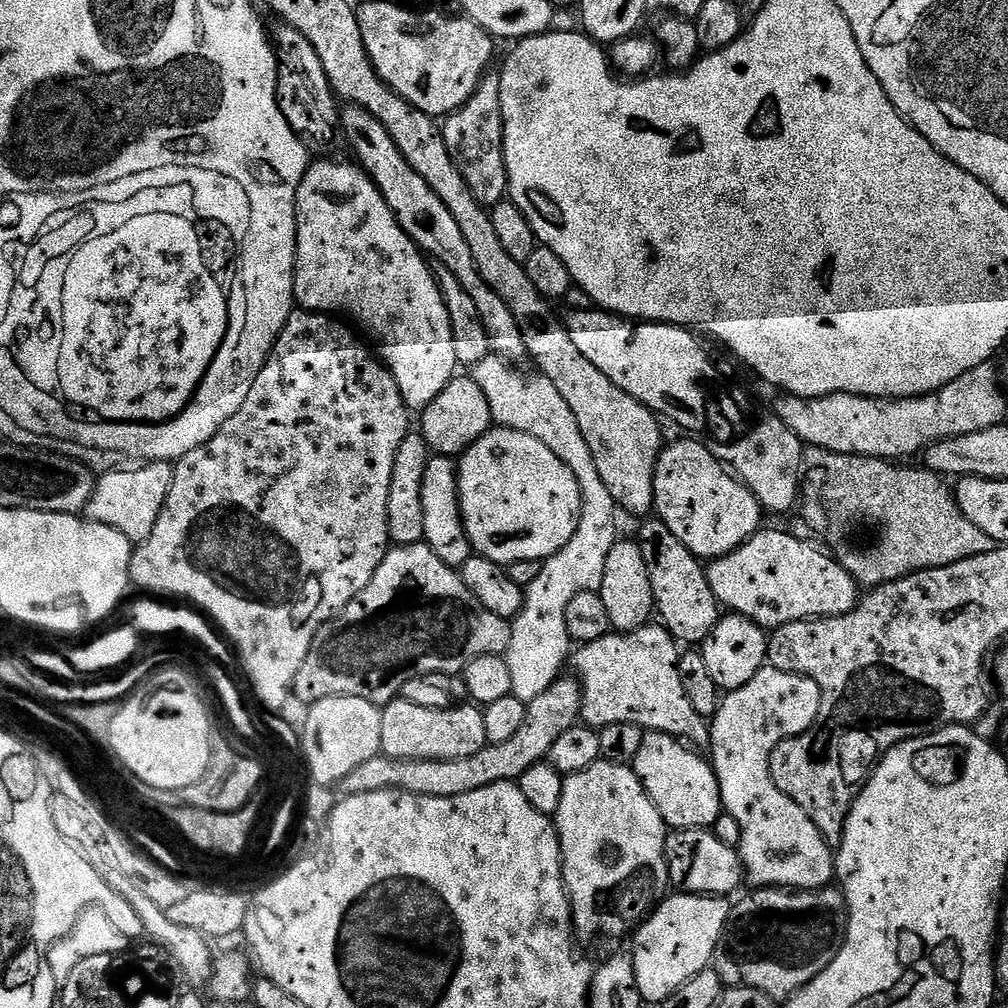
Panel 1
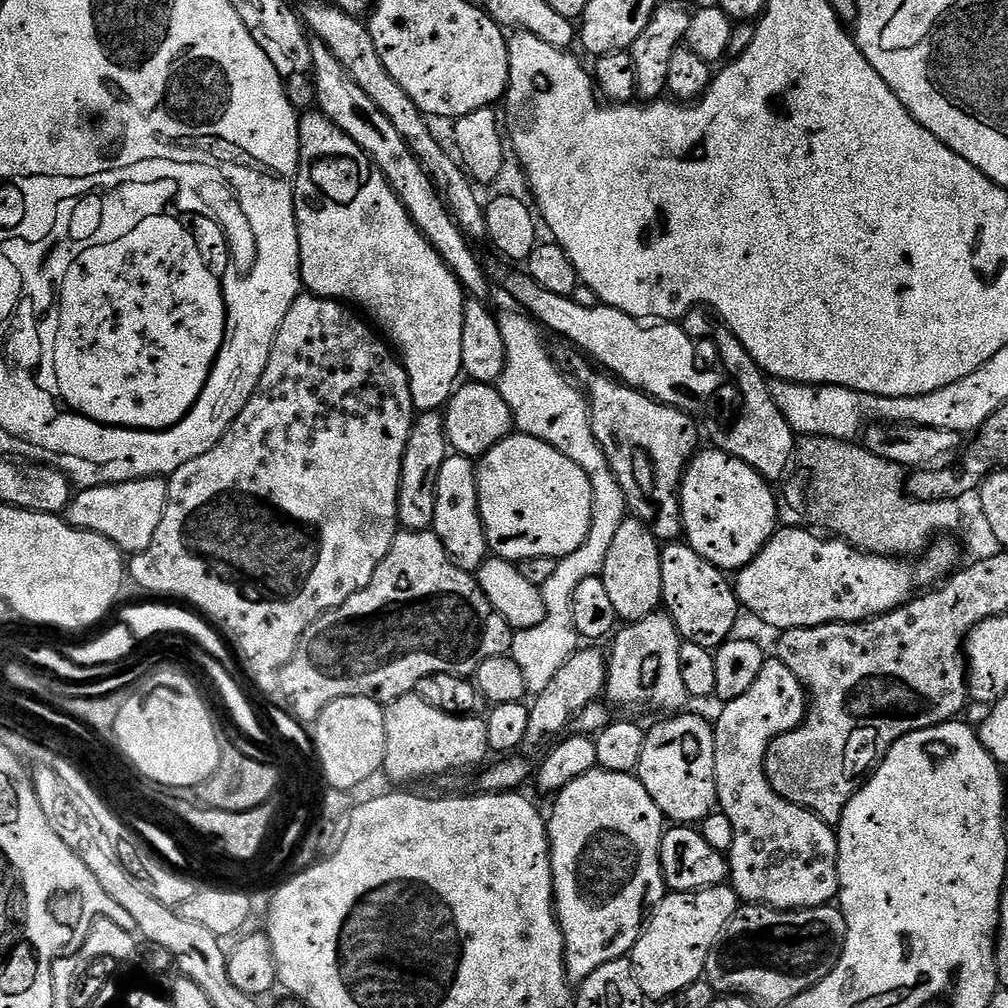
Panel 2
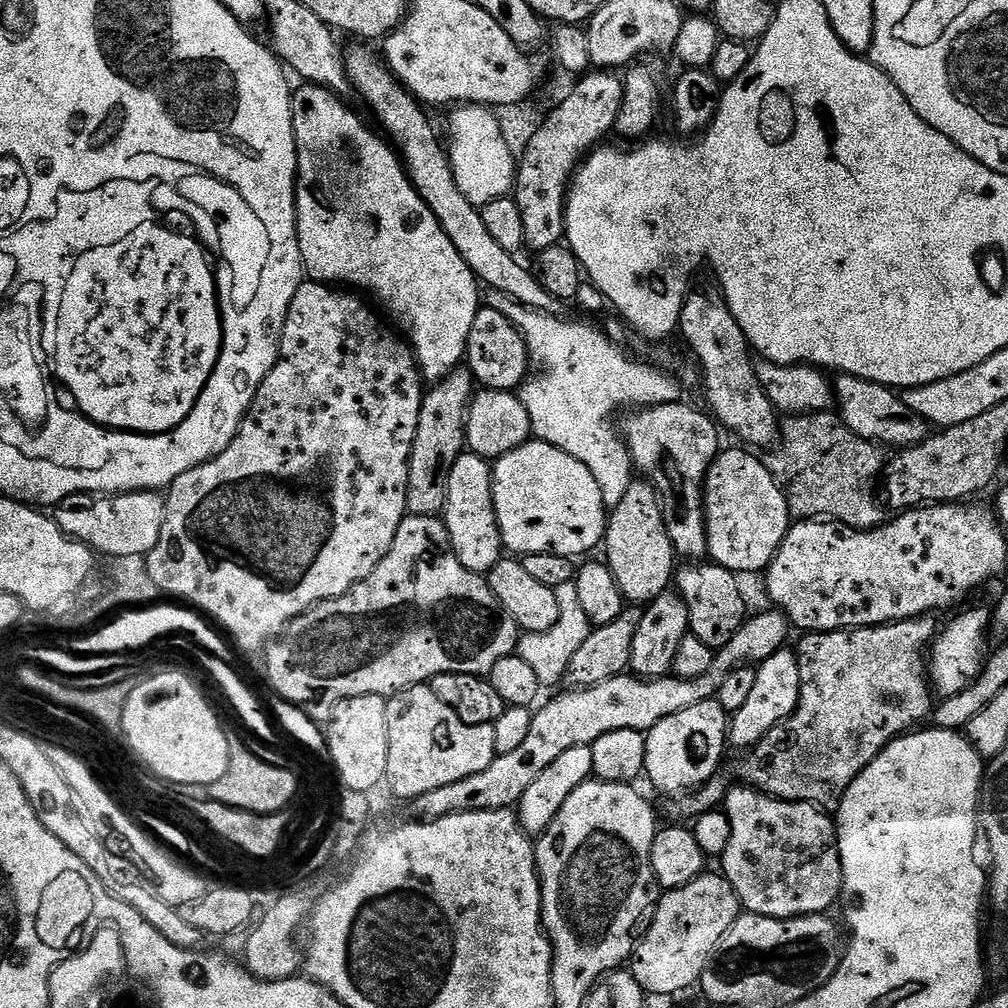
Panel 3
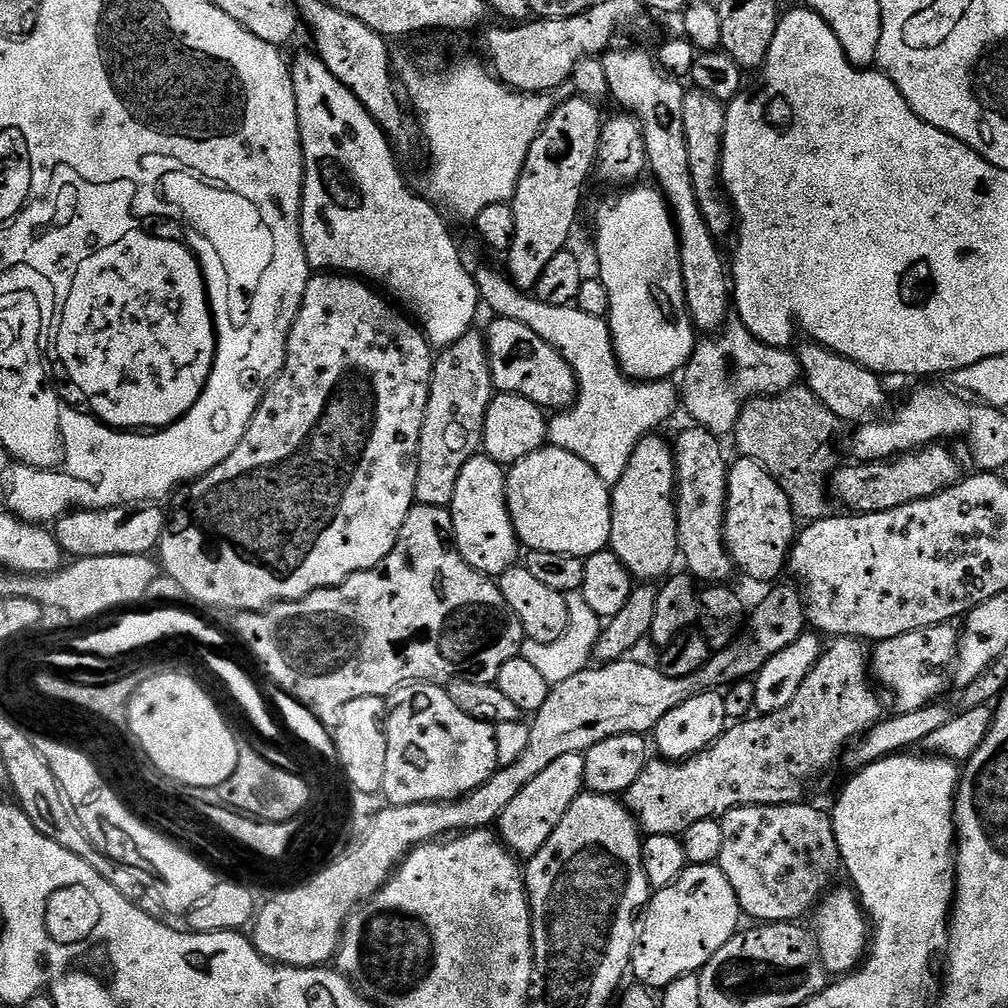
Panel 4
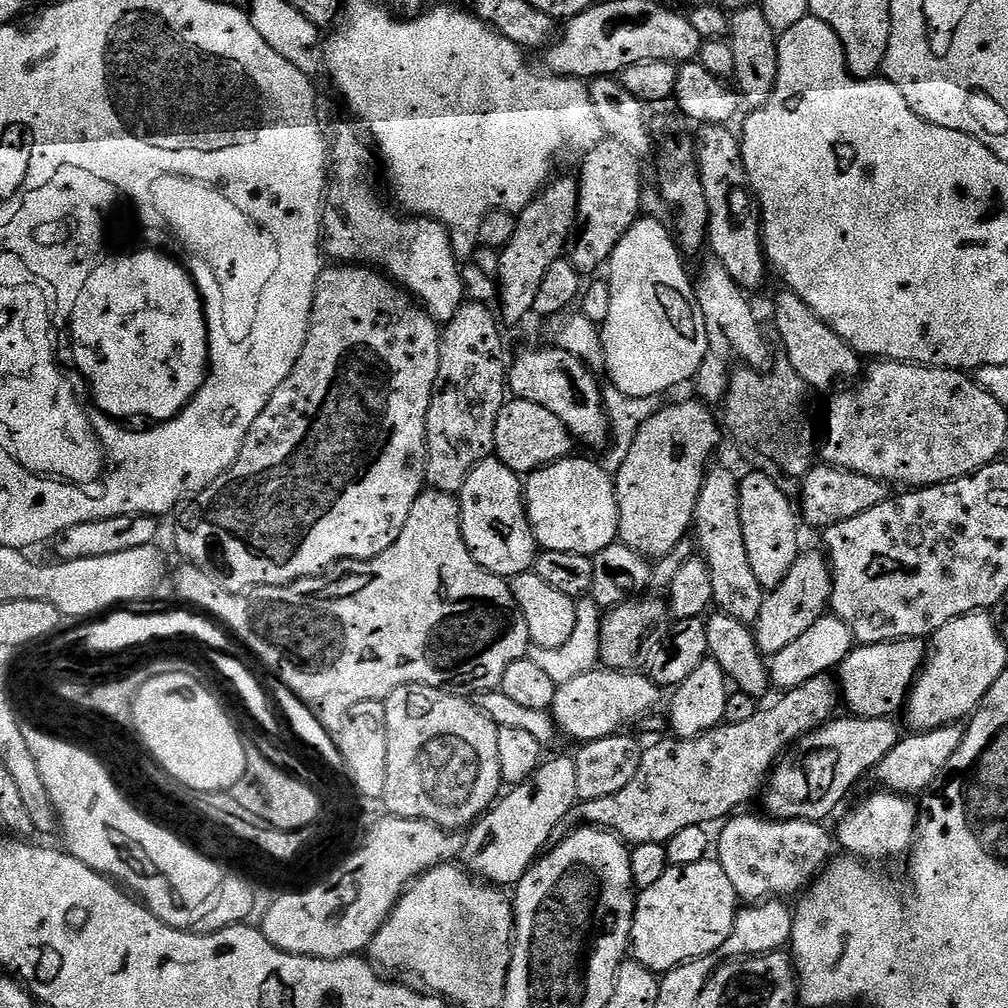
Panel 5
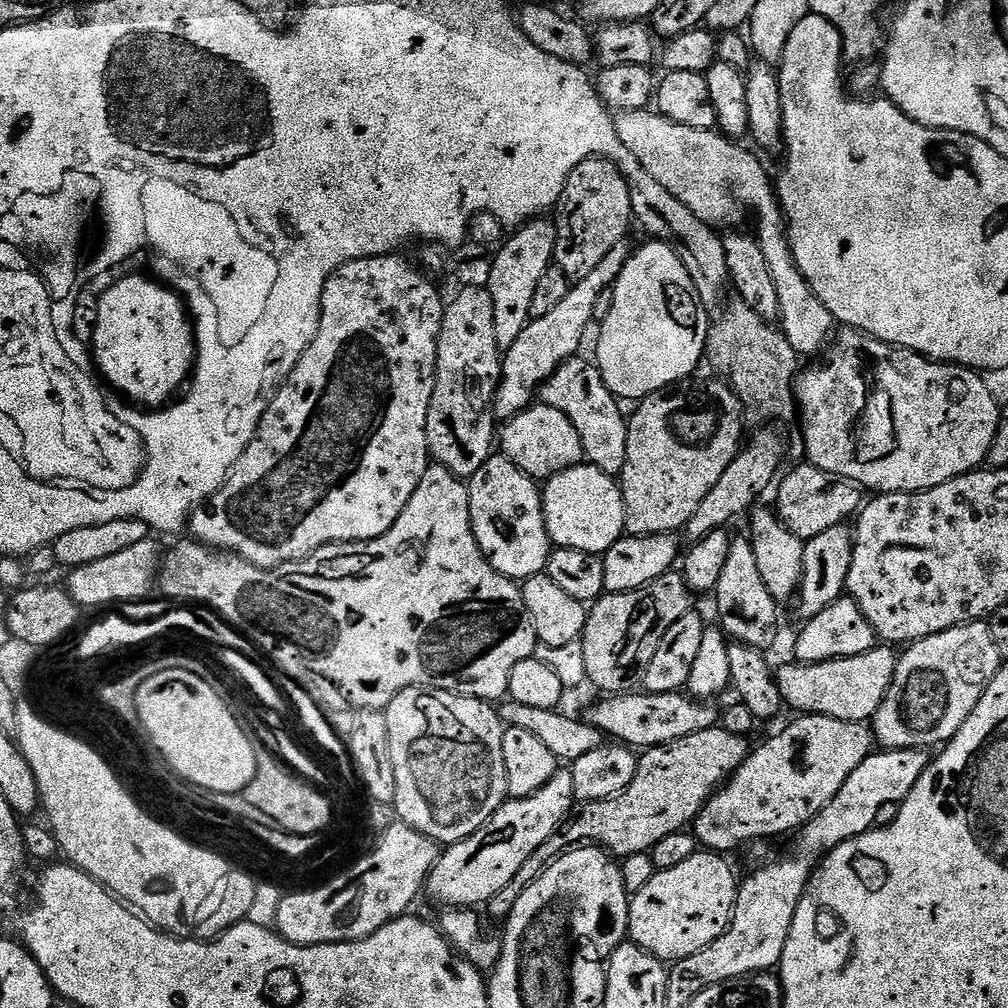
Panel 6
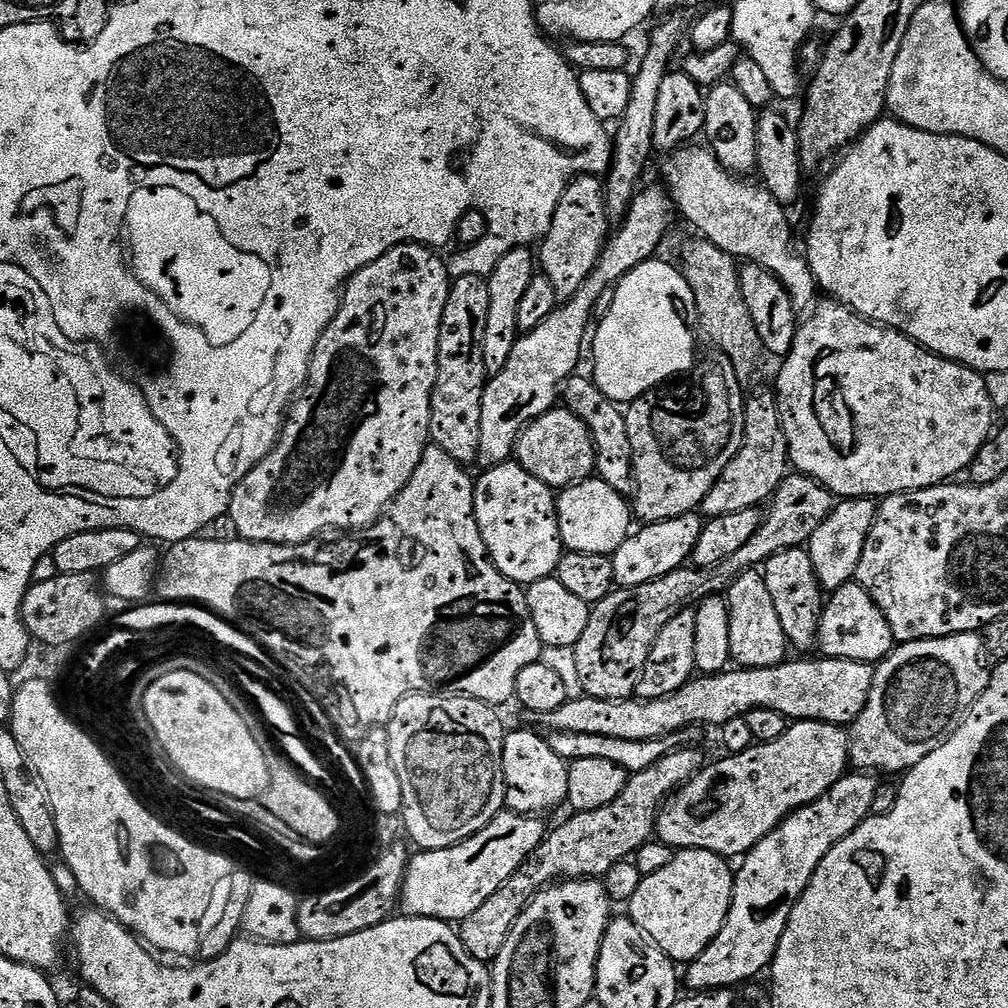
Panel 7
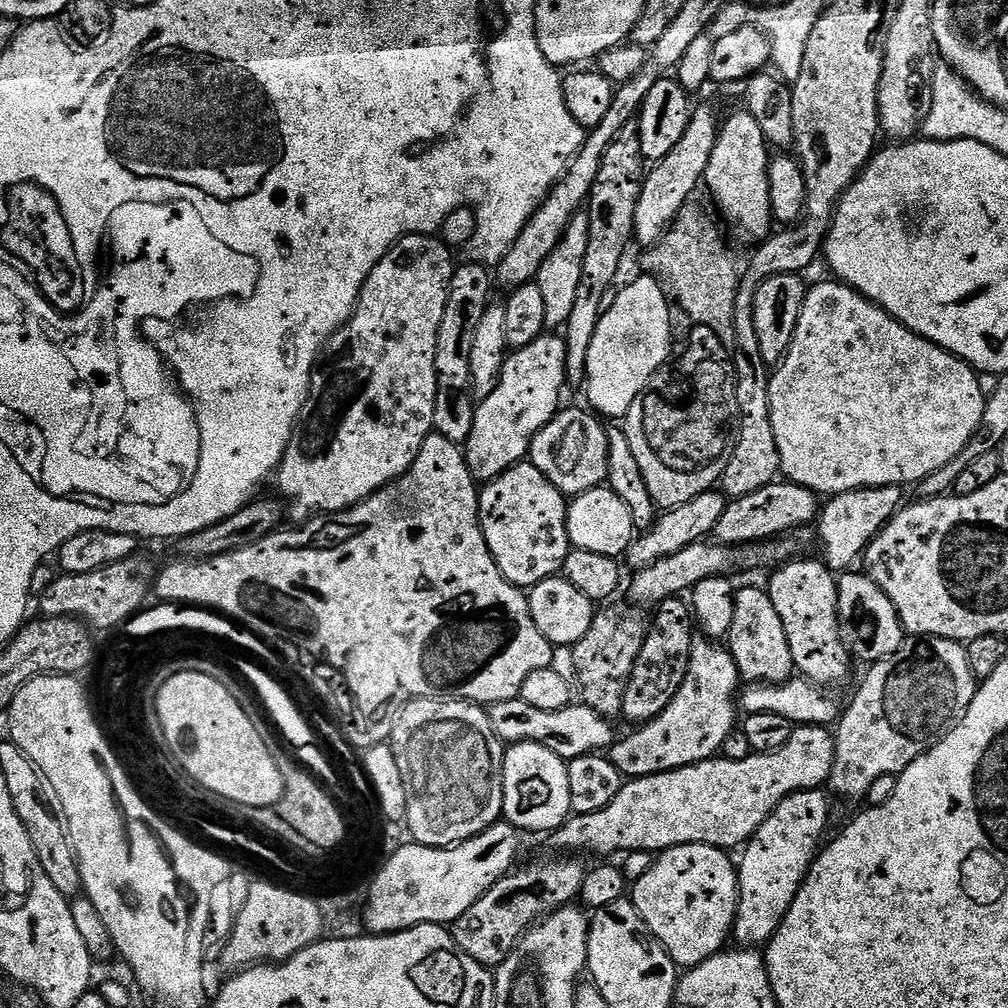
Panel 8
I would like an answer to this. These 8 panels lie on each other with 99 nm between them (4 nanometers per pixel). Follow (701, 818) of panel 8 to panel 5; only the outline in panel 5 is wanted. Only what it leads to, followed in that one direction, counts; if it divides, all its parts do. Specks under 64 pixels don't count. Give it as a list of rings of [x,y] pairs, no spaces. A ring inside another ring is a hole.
[[[857,716],[835,717],[808,732],[802,739],[797,740],[772,770],[772,775],[766,781],[763,811],[773,820],[818,820],[825,821],[845,798],[852,786],[866,773],[871,773],[882,758],[897,745],[902,738],[893,719],[866,719]]]

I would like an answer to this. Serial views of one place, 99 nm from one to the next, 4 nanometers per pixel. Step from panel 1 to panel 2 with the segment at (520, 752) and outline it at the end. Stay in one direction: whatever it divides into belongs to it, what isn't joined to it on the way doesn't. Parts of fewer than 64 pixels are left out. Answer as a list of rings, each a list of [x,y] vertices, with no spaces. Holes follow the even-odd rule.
[[[584,646],[575,652],[554,674],[550,686],[542,690],[531,701],[528,713],[530,714],[530,726],[526,730],[526,741],[529,745],[540,744],[551,736],[559,737],[569,731],[570,725],[579,716],[586,706],[597,703],[605,695],[604,686],[608,681],[608,656],[600,649],[600,646]]]

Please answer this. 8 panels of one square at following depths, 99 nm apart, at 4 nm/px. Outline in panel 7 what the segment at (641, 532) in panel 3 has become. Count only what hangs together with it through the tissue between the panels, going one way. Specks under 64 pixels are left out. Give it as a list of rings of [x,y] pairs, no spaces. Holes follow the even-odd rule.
[[[713,351],[711,355],[705,360],[703,357],[683,378],[651,388],[646,395],[627,405],[626,430],[630,434],[636,479],[636,491],[631,497],[630,507],[635,519],[644,524],[657,524],[678,518],[687,512],[696,512],[706,494],[710,494],[710,486],[718,482],[722,470],[730,466],[734,454],[738,454],[742,446],[746,399],[745,389],[740,389],[742,378],[736,373],[726,354]]]

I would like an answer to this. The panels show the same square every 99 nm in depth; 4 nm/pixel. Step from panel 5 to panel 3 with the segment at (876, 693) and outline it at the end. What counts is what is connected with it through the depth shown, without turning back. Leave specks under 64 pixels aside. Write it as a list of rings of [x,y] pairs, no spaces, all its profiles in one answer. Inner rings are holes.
[[[972,608],[969,612],[957,611],[948,625],[937,631],[926,656],[926,676],[940,698],[962,694],[966,686],[970,686],[980,676],[980,670],[986,663],[984,639],[990,628],[990,612],[984,608]]]

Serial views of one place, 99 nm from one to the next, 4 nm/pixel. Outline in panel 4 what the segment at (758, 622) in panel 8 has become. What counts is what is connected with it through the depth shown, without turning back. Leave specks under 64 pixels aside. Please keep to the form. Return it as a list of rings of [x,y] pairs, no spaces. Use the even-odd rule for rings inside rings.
[[[688,426],[688,429],[674,440],[676,460],[676,491],[674,503],[680,516],[678,542],[680,556],[689,573],[697,581],[711,582],[720,586],[734,573],[734,565],[728,548],[724,544],[724,508],[728,505],[729,461],[724,461],[721,437],[710,434],[705,428]]]

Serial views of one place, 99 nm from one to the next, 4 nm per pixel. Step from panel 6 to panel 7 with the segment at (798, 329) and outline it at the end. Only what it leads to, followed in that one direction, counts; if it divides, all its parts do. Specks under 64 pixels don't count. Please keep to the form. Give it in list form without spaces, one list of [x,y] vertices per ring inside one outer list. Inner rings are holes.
[[[685,146],[665,159],[668,161],[664,164],[663,183],[675,211],[679,215],[681,212],[700,231],[697,233],[718,246],[718,250],[744,262],[761,264],[774,273],[792,295],[797,309],[815,305],[818,300],[816,275],[807,259],[801,253],[799,256],[792,245],[792,224],[784,213],[787,212],[785,205],[773,200],[763,183],[725,170],[707,147],[692,147],[696,146]]]

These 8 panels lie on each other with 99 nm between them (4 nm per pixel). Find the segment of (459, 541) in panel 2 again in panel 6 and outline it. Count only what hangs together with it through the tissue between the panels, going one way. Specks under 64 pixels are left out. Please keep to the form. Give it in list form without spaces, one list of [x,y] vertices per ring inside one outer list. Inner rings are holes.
[[[494,454],[471,476],[467,486],[474,538],[490,566],[517,582],[541,575],[554,547],[544,521],[541,485],[518,470],[510,458]]]

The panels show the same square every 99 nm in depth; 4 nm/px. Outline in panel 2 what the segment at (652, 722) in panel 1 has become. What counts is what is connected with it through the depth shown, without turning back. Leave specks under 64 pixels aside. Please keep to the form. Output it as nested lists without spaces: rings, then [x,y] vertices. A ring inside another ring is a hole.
[[[657,610],[646,618],[631,621],[615,633],[612,642],[612,652],[610,648],[608,656],[608,681],[604,686],[609,705],[661,708],[664,714],[676,714],[687,709],[684,707],[690,703],[690,697],[686,686],[682,686],[682,670],[678,670],[678,650],[682,641],[667,611]]]

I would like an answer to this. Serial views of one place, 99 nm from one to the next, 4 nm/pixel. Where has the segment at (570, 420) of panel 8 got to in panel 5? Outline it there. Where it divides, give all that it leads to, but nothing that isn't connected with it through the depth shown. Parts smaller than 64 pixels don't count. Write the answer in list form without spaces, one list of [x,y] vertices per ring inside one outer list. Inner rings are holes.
[[[509,399],[494,426],[494,456],[517,474],[531,474],[547,464],[565,459],[573,451],[574,437],[562,418],[538,406],[533,400]],[[572,448],[572,449],[571,449]]]

